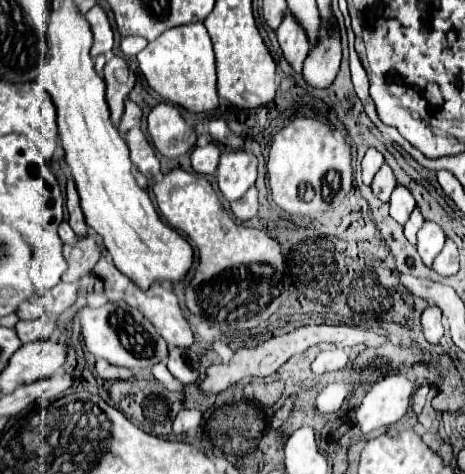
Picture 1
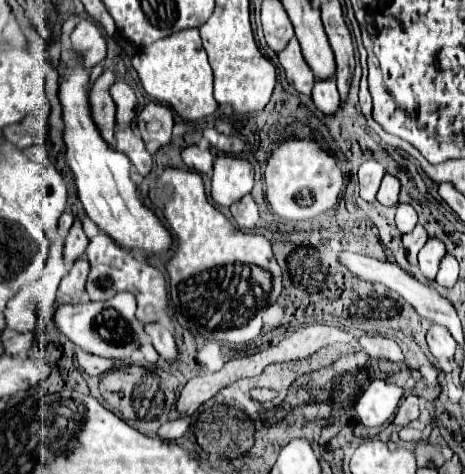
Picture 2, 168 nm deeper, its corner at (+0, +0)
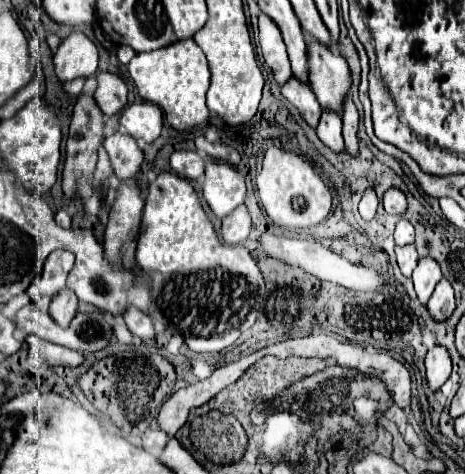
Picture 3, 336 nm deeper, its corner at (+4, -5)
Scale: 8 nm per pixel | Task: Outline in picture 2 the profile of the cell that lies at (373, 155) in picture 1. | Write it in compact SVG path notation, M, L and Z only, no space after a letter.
M366 161L360 165L358 181L360 181L360 197L366 201L374 201L380 181L384 177L384 167L378 161Z

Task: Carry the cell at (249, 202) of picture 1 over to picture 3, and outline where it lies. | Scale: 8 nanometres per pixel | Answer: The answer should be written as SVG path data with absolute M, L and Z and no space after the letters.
M242 204L222 220L222 238L226 240L226 244L240 244L248 238L250 226L252 226L252 220L248 214L248 208Z

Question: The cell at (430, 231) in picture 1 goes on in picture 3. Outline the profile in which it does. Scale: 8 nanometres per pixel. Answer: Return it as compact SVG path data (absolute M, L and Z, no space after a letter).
M426 256L426 258L418 260L418 266L414 268L412 280L414 280L414 288L416 288L416 294L418 294L418 300L422 304L428 302L428 298L434 292L434 286L436 286L436 282L440 278L442 278L440 264L432 256Z

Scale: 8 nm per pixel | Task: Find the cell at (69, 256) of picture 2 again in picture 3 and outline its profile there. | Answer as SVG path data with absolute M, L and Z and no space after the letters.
M56 250L46 258L44 272L40 274L40 280L36 278L34 284L42 290L42 294L52 298L62 288L66 288L66 276L72 266L74 266L74 254L64 252L64 250Z

